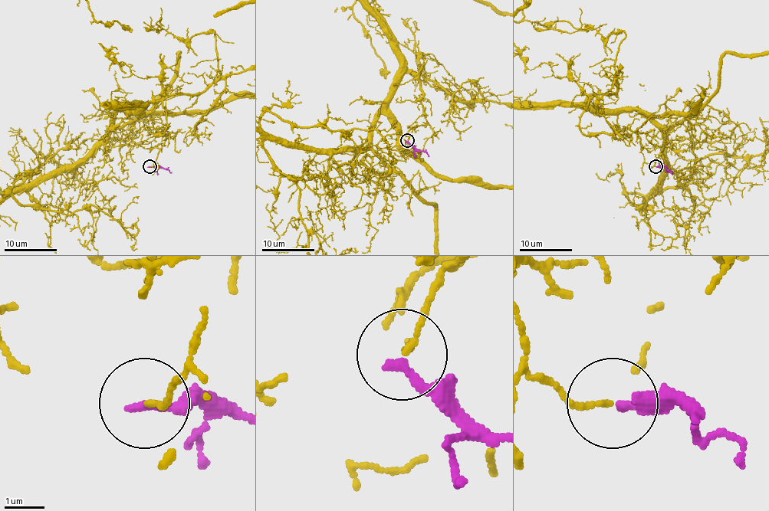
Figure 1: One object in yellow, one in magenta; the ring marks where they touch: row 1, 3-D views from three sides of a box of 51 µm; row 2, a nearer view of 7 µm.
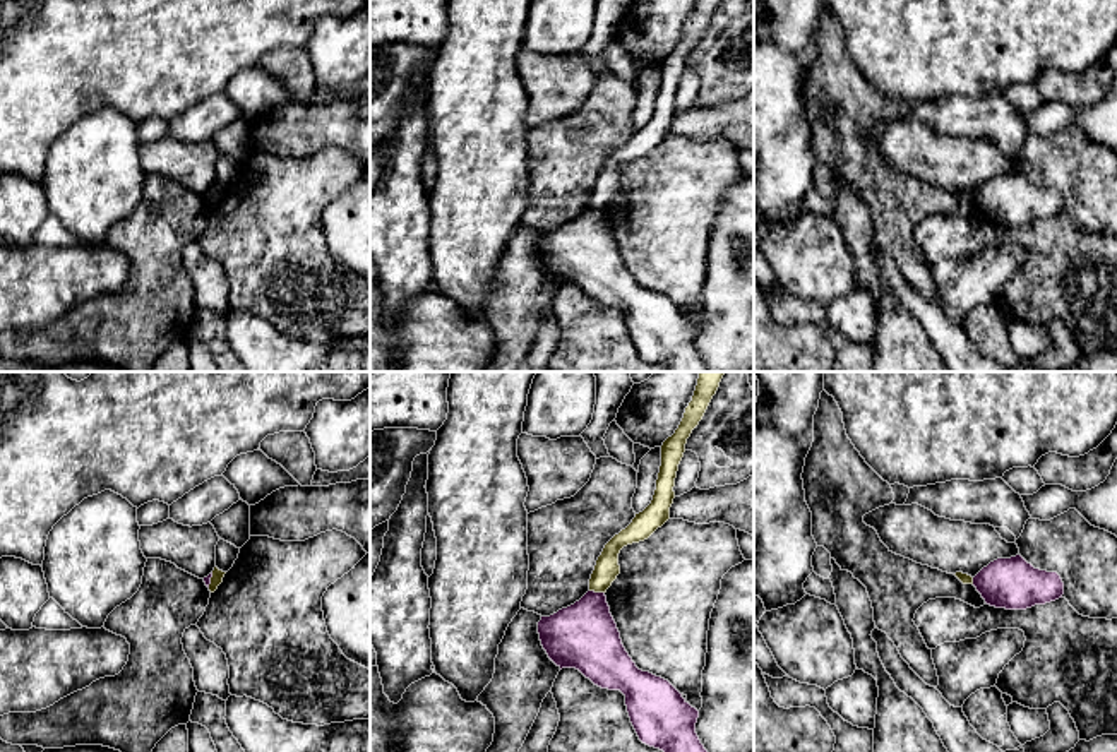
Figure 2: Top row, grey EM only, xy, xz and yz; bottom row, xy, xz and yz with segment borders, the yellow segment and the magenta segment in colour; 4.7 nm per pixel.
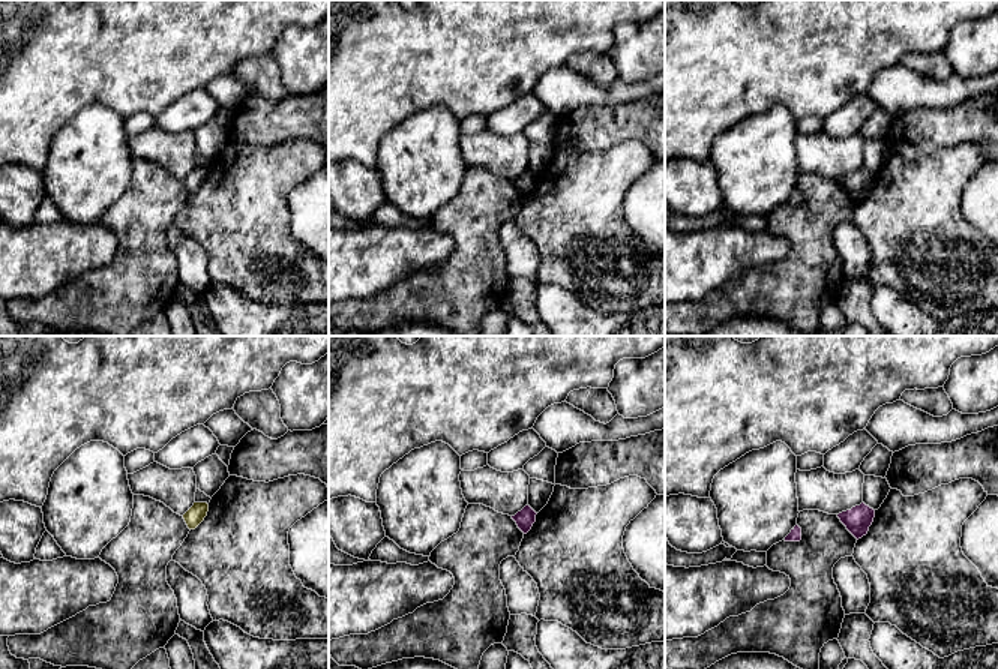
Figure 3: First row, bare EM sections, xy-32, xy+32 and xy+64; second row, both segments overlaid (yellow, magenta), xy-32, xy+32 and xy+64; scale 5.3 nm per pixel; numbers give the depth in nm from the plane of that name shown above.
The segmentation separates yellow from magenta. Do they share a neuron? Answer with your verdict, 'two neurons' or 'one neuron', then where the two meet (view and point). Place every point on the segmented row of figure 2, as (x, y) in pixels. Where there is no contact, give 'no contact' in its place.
two neurons | xz (597, 591)

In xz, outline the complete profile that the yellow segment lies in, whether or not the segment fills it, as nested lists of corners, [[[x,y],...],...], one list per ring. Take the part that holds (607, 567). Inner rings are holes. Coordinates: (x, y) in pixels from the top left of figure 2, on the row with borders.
[[[699,372],[692,401],[672,437],[661,445],[661,466],[651,504],[632,522],[615,534],[603,548],[589,579],[589,591],[606,593],[620,574],[618,553],[624,546],[648,540],[670,519],[670,507],[675,498],[675,478],[685,452],[687,439],[702,420],[713,396],[716,394],[725,372]]]

